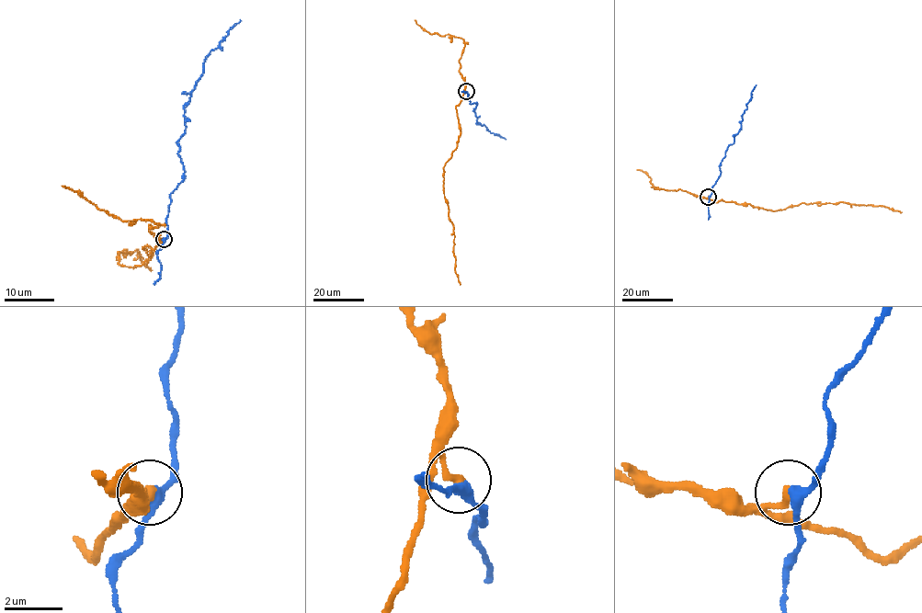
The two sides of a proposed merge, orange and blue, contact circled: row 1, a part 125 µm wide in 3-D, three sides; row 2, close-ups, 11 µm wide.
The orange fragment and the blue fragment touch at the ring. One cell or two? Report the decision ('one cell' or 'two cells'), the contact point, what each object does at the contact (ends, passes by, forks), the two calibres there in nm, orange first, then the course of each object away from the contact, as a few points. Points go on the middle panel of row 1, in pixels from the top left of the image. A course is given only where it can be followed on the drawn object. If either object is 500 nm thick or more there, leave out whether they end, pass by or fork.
two cells | (466, 91) | orange ends | blue passes by | 320/360 nm | orange via (466, 91), (456, 107), (460, 133), (457, 146), (443, 167), (443, 189), (453, 227), (455, 269), (460, 285) | blue via (467, 91), (470, 103), (477, 104), (473, 108), (477, 122), (506, 139)

